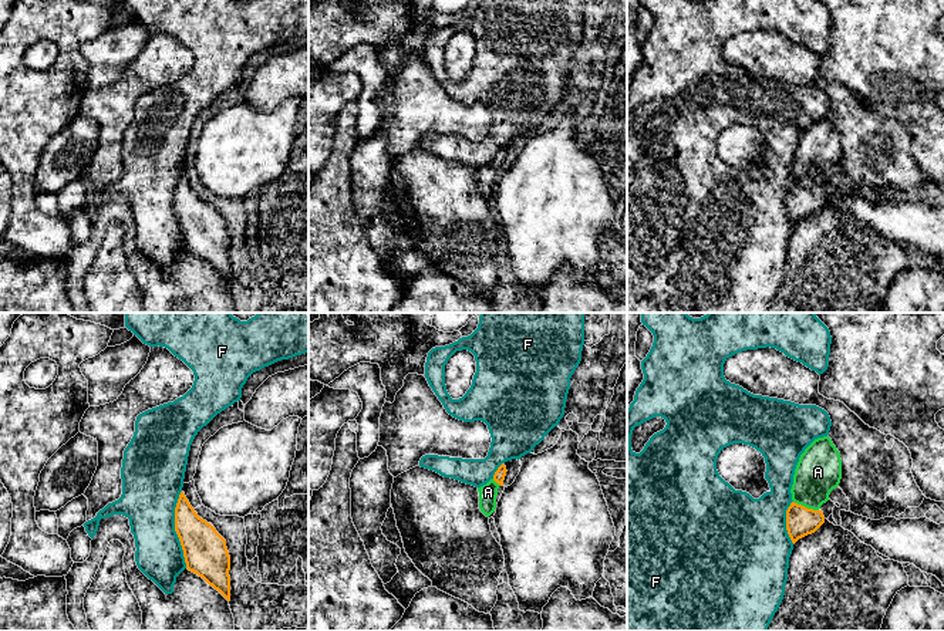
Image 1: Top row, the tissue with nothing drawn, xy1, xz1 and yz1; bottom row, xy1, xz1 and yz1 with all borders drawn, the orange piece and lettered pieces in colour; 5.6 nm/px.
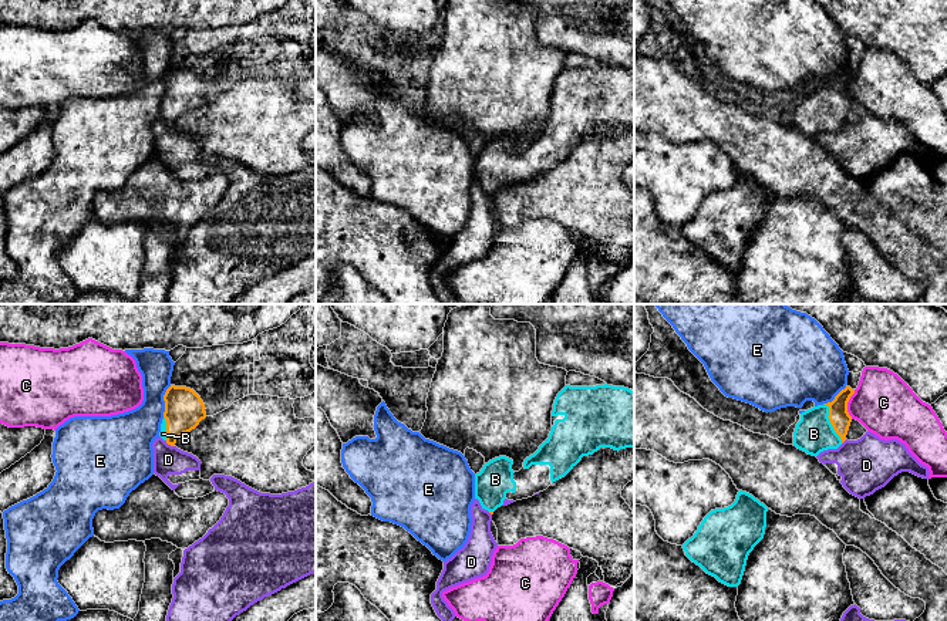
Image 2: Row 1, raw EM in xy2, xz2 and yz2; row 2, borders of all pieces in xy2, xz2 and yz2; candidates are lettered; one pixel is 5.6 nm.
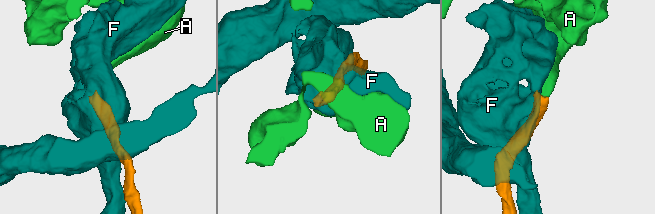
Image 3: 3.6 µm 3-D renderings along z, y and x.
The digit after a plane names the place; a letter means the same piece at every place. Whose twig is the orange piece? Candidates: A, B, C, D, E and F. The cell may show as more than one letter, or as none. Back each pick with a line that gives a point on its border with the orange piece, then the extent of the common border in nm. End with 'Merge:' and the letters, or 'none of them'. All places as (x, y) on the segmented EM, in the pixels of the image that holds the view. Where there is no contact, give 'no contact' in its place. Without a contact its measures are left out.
A: meets orange in yz1 at (806, 508); contact 160 nm long
B: meets orange in yz2 at (831, 422); contact 240 nm long
Merge: A, B

